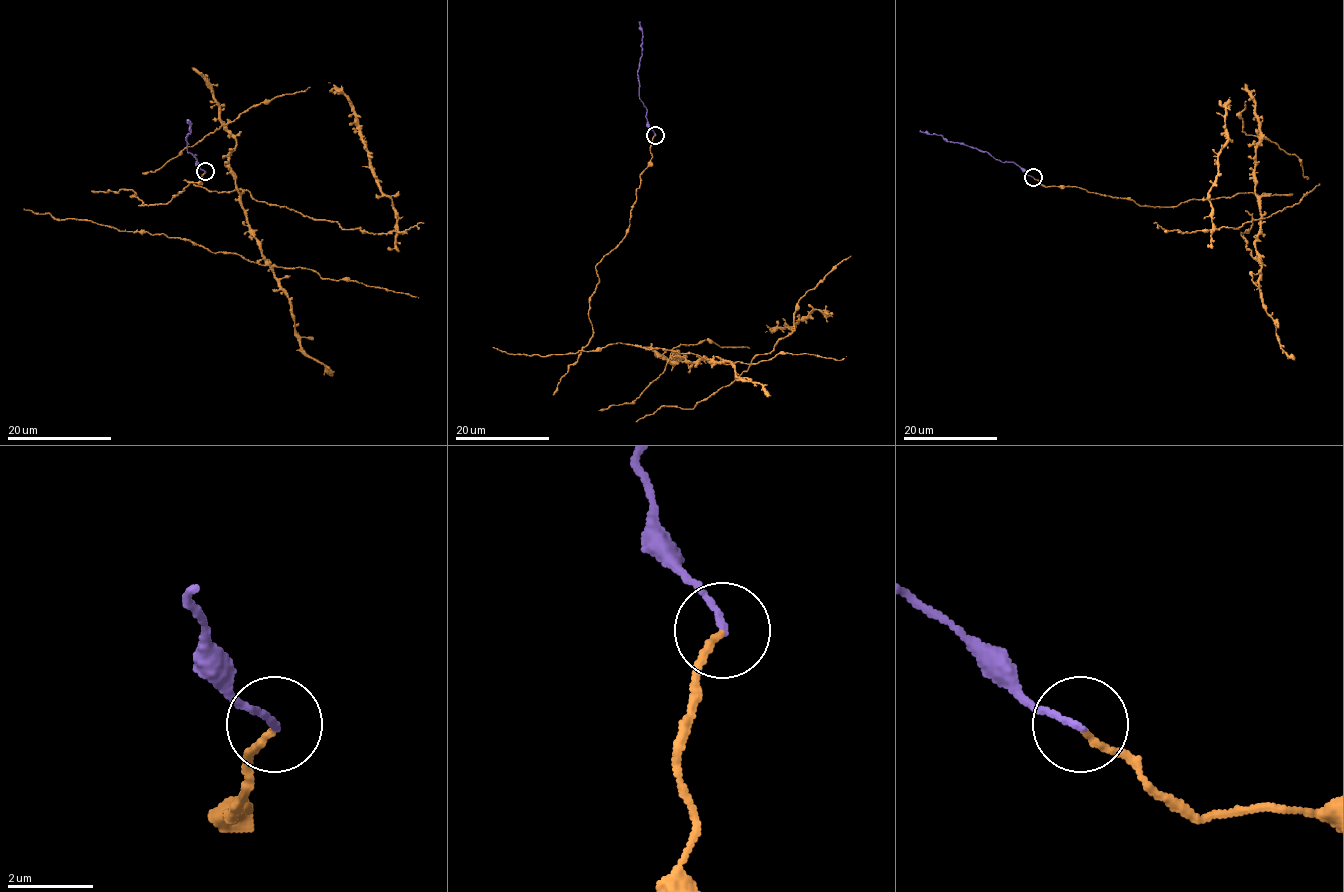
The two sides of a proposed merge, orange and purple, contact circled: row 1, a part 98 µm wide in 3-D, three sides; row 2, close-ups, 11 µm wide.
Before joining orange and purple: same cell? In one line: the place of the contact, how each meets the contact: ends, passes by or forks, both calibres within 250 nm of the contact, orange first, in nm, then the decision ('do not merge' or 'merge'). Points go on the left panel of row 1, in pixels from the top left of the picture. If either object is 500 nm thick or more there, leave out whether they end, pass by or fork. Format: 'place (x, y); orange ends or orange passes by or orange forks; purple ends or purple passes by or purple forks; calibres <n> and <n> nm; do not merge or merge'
place (205, 171); orange ends; purple ends; calibres 160 and 130 nm; merge

